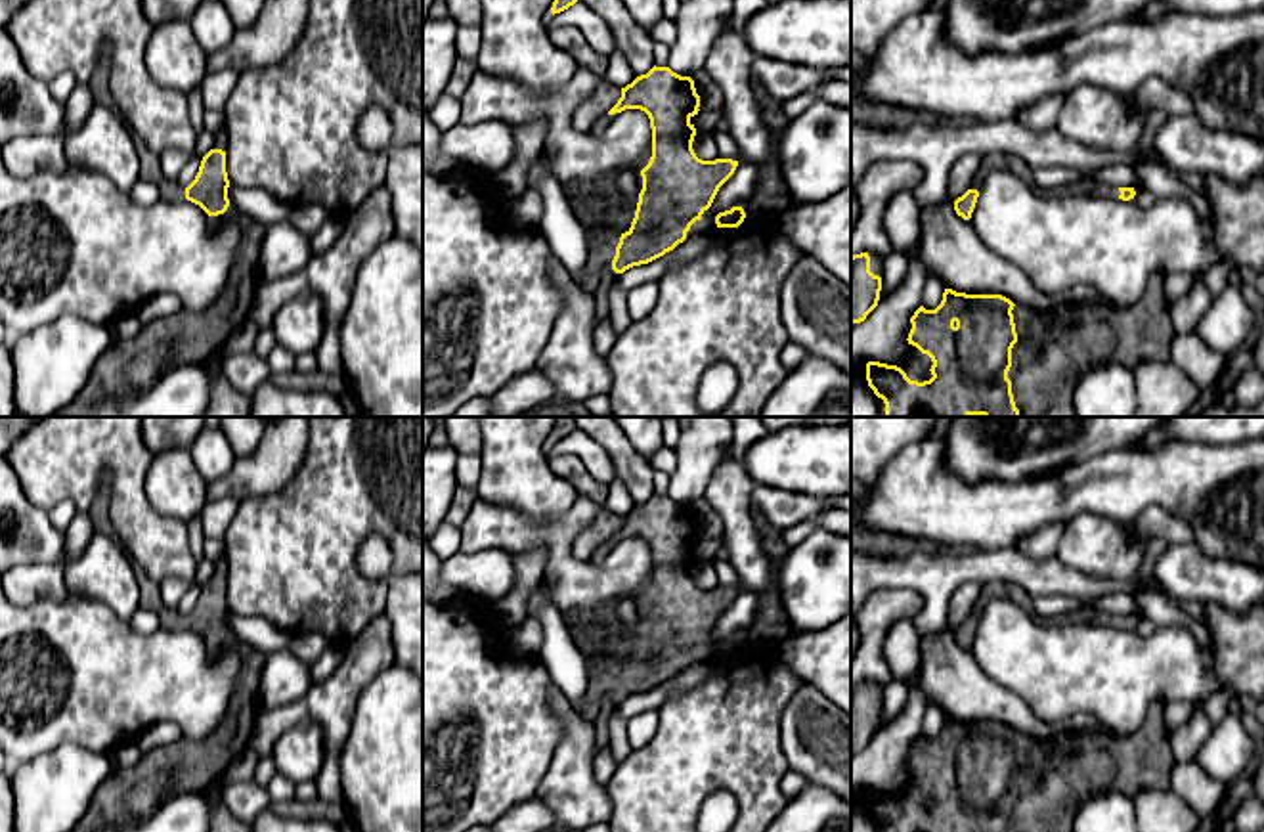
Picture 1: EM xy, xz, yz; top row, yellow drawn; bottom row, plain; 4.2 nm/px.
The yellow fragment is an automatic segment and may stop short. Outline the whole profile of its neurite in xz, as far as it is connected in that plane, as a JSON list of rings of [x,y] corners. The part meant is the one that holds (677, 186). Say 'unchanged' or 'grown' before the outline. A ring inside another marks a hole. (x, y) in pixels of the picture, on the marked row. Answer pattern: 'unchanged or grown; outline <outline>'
grown; outline [[[654,65],[621,88],[621,98],[608,115],[644,111],[652,128],[652,157],[641,170],[643,189],[631,228],[623,233],[618,216],[585,228],[589,258],[581,272],[583,289],[593,293],[608,266],[623,274],[664,256],[690,235],[738,228],[744,222],[742,207],[719,214],[709,208],[738,161],[696,157],[696,128],[690,119],[698,115],[698,107],[694,80],[669,67]]]

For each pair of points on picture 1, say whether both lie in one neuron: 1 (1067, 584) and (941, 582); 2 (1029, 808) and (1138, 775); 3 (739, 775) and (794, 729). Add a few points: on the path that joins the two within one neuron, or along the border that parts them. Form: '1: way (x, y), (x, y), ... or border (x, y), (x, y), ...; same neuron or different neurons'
1: way (1037, 576), (1020, 569), (972, 569); same neuron
2: way (1056, 783), (1064, 775), (1111, 775); same neuron
3: border (792, 697), (781, 716), (781, 750), (786, 767); different neurons

